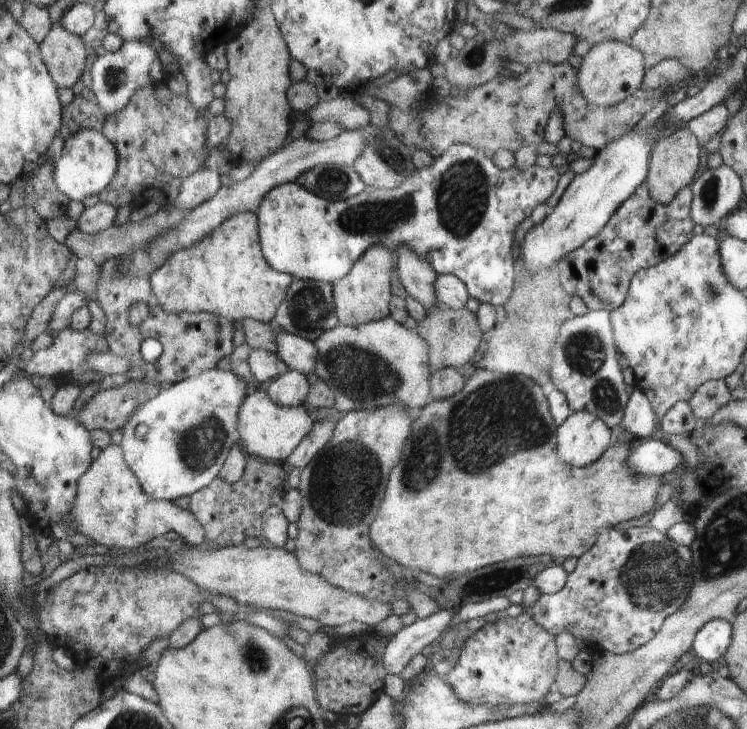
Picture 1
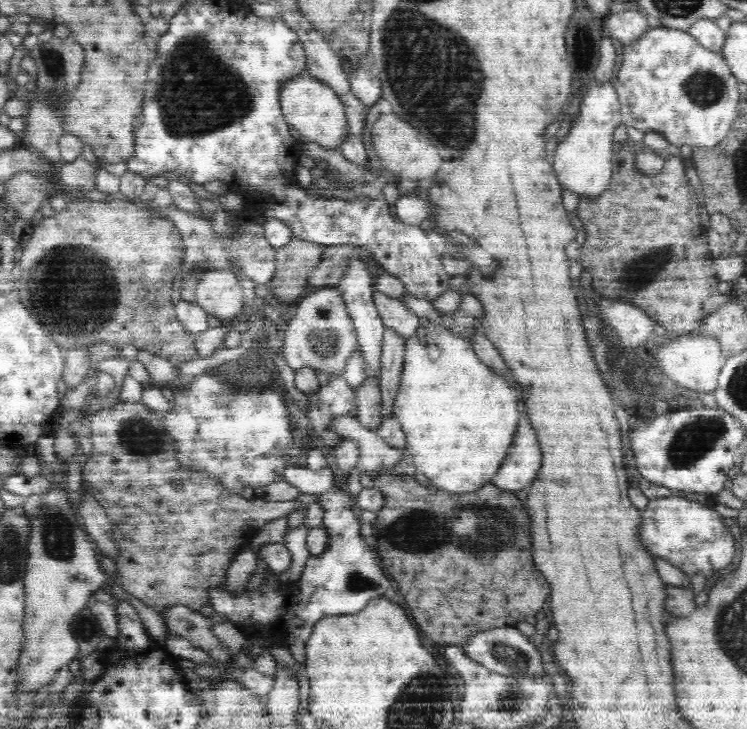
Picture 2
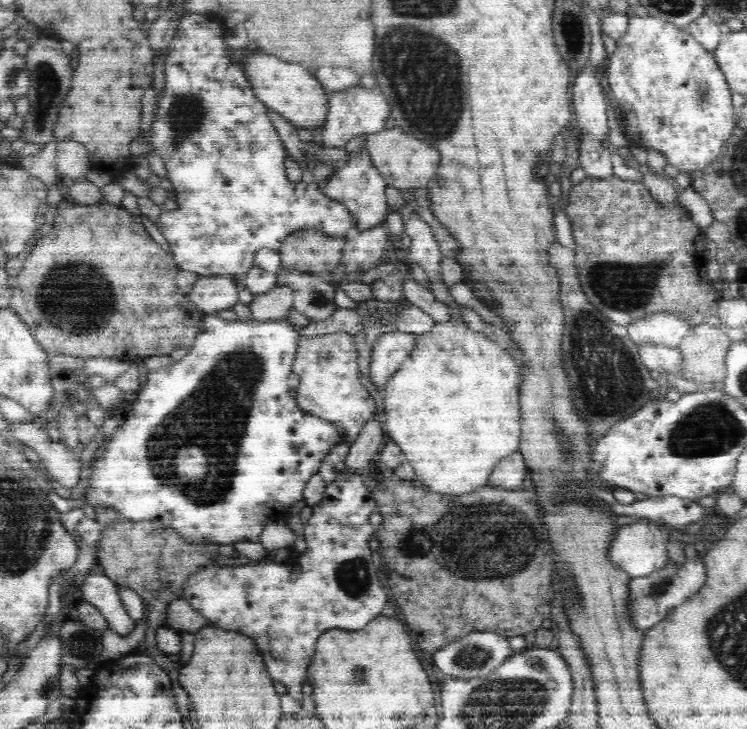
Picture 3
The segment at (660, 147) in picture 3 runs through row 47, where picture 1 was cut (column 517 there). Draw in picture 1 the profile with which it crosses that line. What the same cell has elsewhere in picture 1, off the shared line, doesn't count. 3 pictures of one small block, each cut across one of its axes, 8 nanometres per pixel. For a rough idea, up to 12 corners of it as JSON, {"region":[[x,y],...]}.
{"region":[[528,612],[475,629],[445,682],[464,703],[530,705],[556,644]]}

